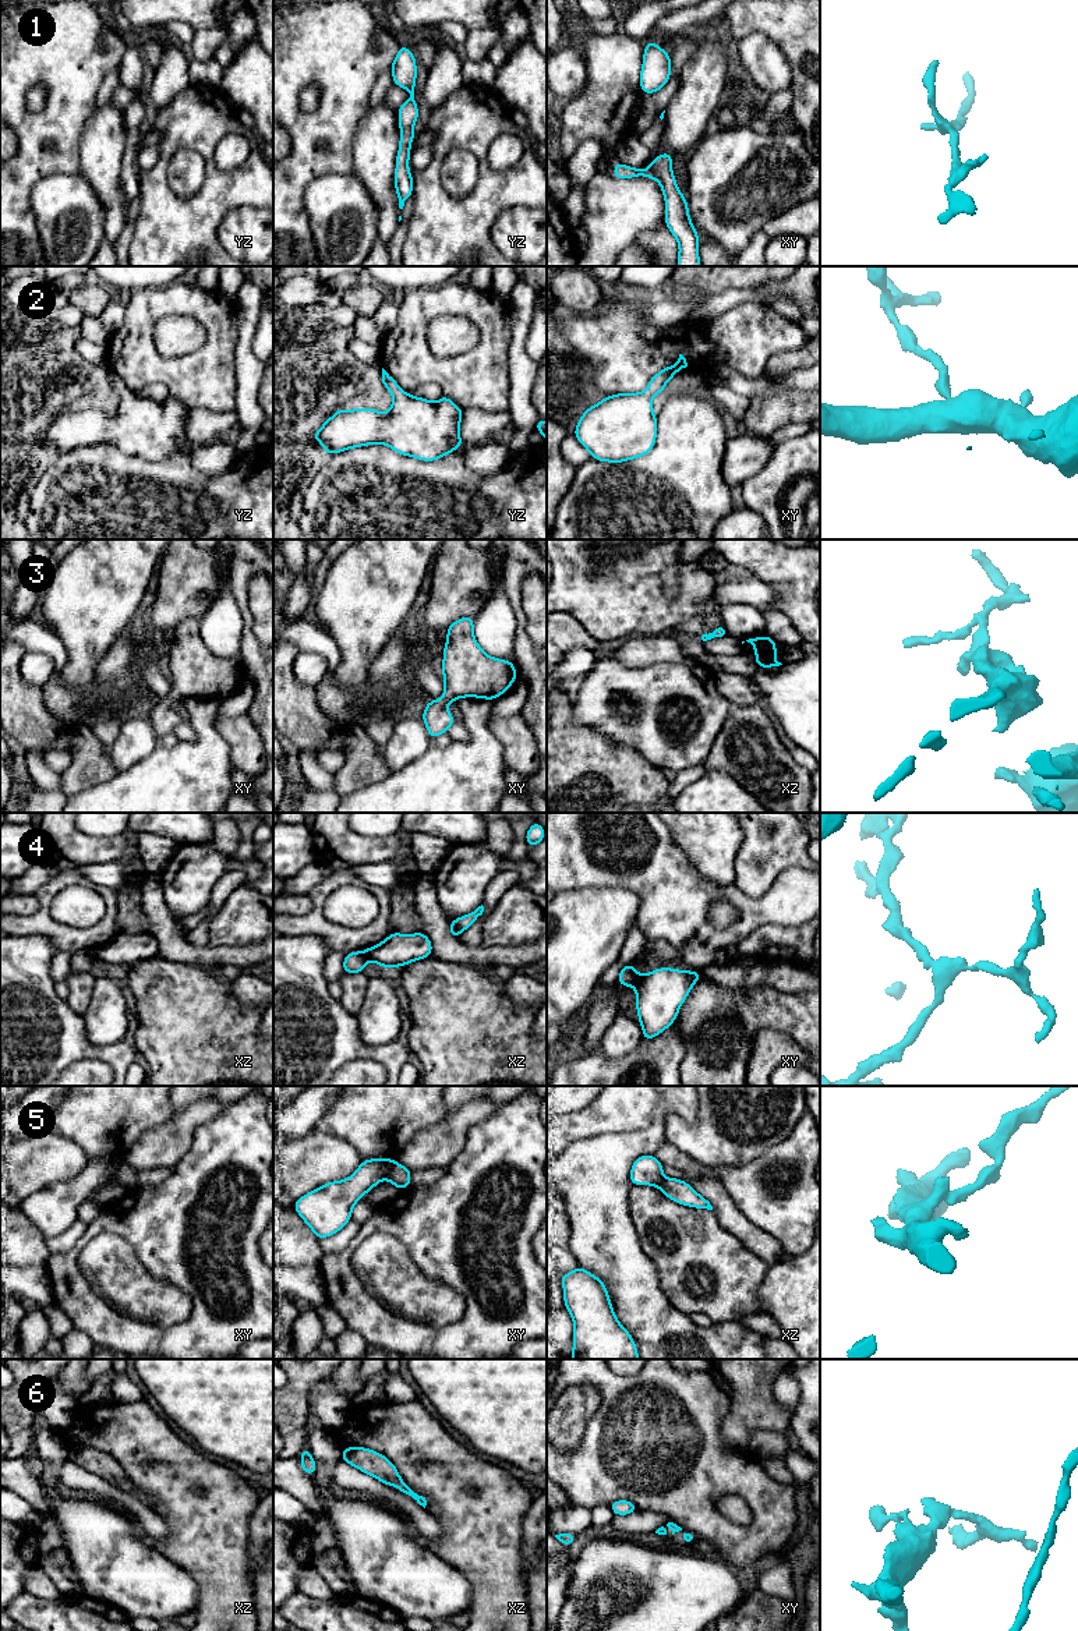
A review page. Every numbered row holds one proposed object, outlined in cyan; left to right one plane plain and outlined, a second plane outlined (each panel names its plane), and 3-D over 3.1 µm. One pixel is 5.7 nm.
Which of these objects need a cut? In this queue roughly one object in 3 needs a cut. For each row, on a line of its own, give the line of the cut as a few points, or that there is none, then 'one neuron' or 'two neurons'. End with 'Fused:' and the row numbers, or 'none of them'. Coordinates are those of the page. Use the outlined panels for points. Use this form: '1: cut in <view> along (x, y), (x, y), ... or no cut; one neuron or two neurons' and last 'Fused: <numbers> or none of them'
1: no cut; one neuron
2: no cut; one neuron
3: no cut; one neuron
4: cut in xy along (640, 976), (635, 986); two neurons
5: cut in xy along (393, 1160), (384, 1177); two neurons
6: no cut; one neuron
Fused: 4, 5

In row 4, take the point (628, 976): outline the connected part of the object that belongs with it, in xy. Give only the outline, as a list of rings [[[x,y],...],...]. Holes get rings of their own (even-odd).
[[[633,963],[625,965],[621,969],[618,984],[625,986],[625,987],[636,986],[639,977],[640,974],[636,972]]]

